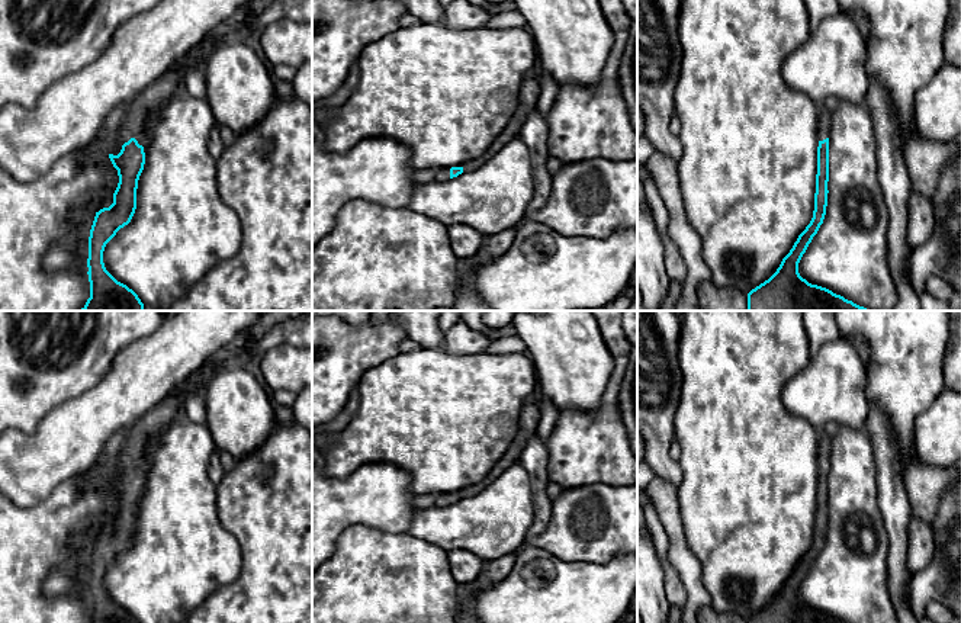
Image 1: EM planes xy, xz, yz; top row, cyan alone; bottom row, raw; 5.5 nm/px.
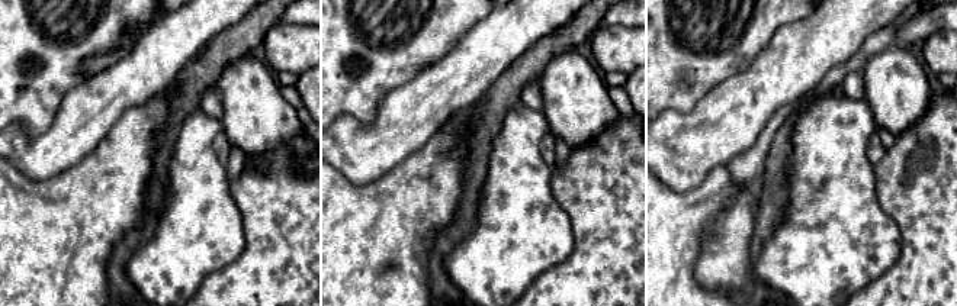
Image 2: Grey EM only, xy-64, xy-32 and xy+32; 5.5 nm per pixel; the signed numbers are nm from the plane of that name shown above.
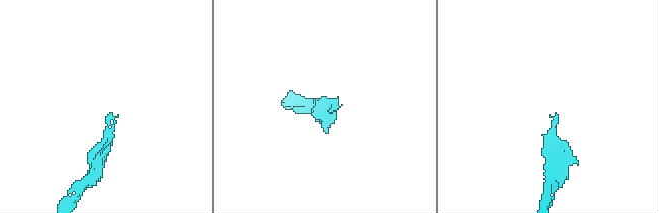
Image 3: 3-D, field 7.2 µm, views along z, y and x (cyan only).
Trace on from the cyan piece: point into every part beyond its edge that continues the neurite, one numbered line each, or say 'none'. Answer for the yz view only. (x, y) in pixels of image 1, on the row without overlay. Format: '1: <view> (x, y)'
1: yz (823, 449)

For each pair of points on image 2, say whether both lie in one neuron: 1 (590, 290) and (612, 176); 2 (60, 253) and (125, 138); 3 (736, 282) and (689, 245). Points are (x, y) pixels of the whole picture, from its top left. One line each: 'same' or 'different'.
1: same
2: same
3: different

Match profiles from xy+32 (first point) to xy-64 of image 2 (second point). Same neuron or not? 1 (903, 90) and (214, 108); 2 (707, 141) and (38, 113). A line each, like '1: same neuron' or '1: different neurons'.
1: different neurons
2: different neurons

